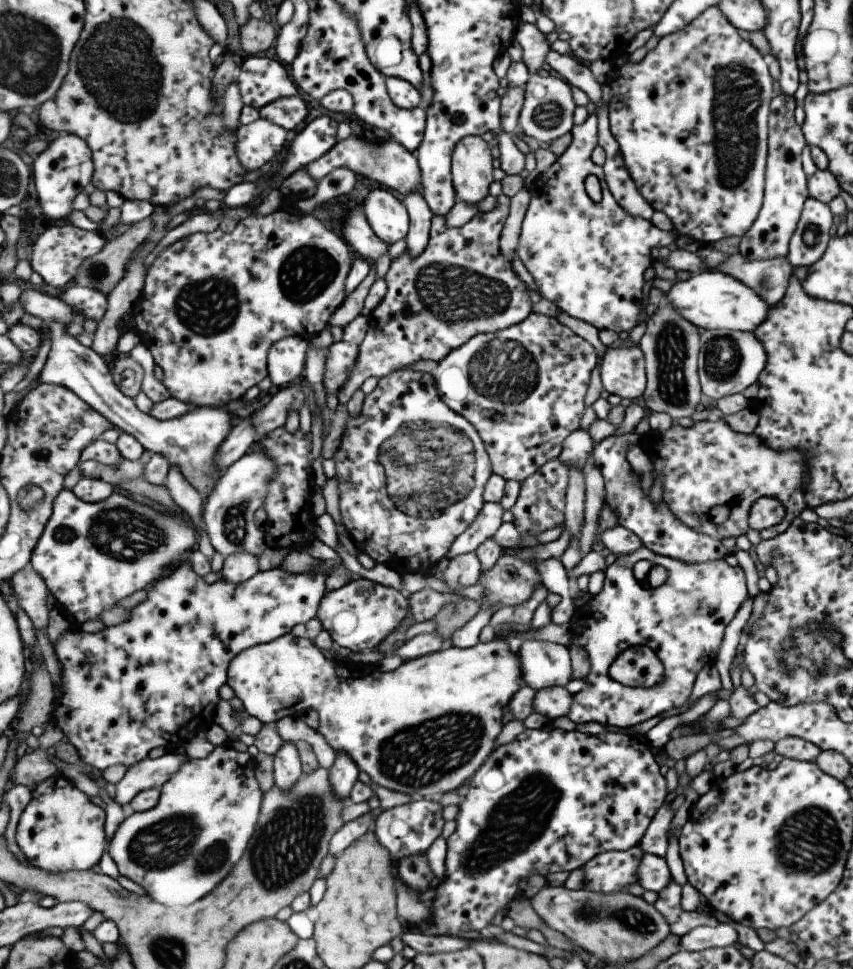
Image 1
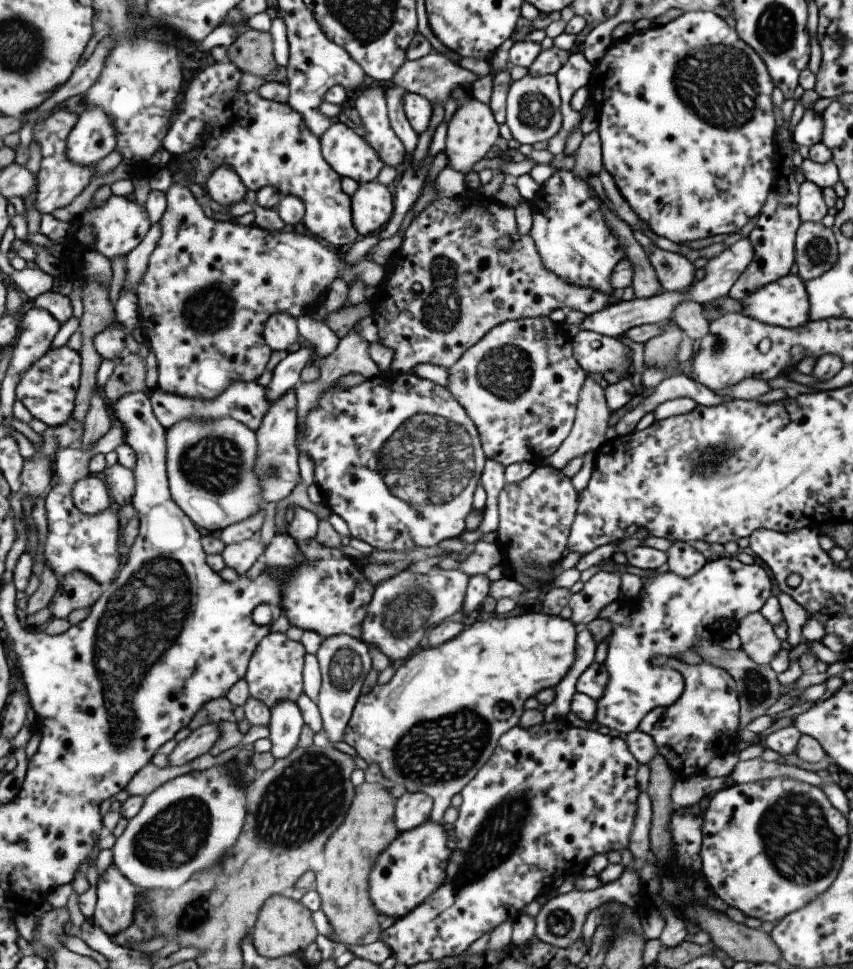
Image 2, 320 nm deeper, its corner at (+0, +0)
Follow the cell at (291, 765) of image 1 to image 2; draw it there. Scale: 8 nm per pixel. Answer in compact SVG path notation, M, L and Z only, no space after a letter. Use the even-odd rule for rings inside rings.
M285 699L273 705L269 726L270 752L275 759L282 759L290 755L299 744L301 728L305 726L303 713L299 705L292 700Z

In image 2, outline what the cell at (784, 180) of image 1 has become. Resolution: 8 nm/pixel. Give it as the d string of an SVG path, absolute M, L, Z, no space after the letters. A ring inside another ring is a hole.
M788 123L782 124L774 135L774 153L777 156L773 156L775 160L771 160L772 185L766 194L760 213L757 215L755 226L747 234L747 238L753 247L753 258L729 289L727 296L733 298L733 300L742 301L759 287L775 282L778 278L789 274L788 272L793 266L794 238L800 224L796 207L800 181L794 174L795 168L793 168L790 160L790 154L792 149L795 148L795 144L787 128Z

